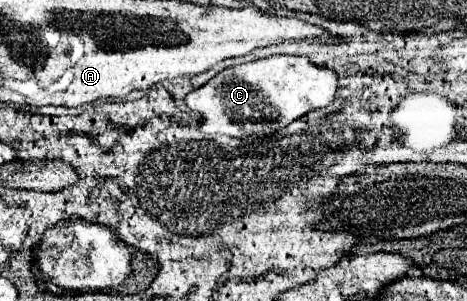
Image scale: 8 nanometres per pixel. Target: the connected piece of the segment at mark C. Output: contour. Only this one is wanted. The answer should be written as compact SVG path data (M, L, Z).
M272 55L220 71L206 85L186 95L186 105L200 113L200 129L206 135L230 135L238 139L272 135L312 109L326 107L336 97L336 73L312 65L306 57Z

